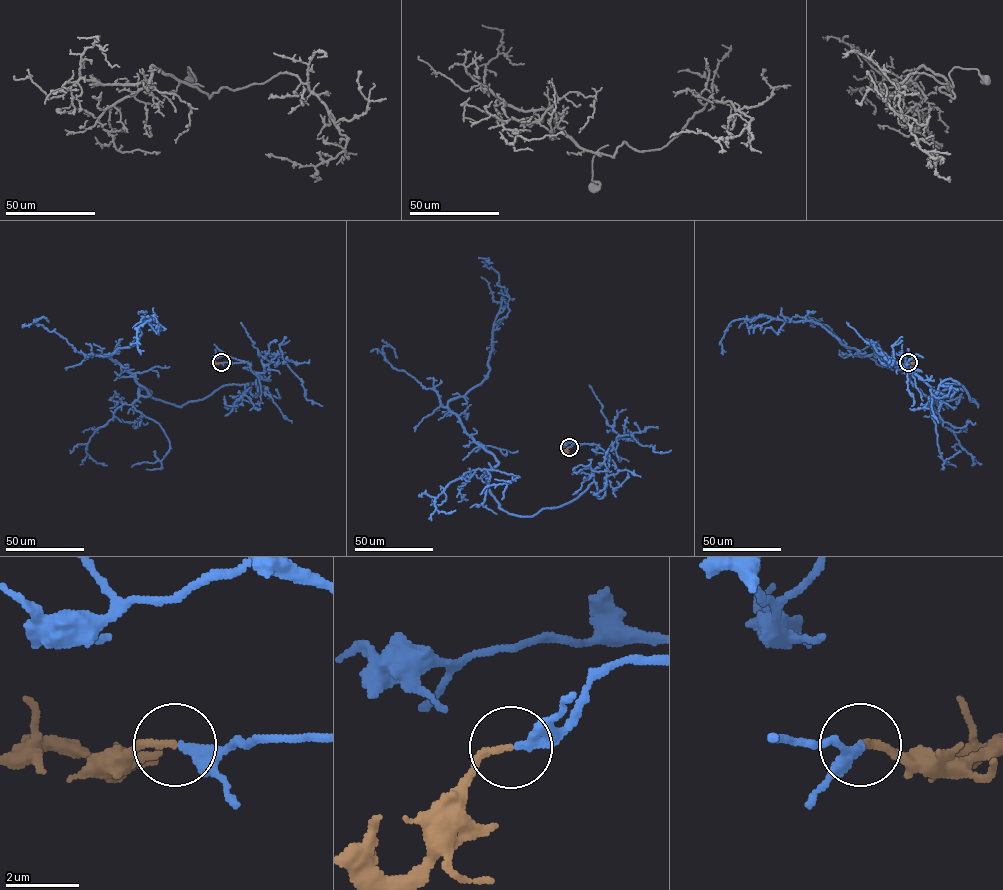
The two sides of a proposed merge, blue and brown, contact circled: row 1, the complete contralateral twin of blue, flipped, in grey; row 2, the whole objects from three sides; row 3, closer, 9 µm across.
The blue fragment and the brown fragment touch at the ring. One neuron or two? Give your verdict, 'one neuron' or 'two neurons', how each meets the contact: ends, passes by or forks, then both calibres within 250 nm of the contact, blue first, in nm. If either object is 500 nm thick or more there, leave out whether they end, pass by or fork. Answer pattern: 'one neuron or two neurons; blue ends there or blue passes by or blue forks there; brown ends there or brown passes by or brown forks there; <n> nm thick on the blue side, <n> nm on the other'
one neuron; blue ends there; brown ends there; 300 nm thick on the blue side, 180 nm on the other

